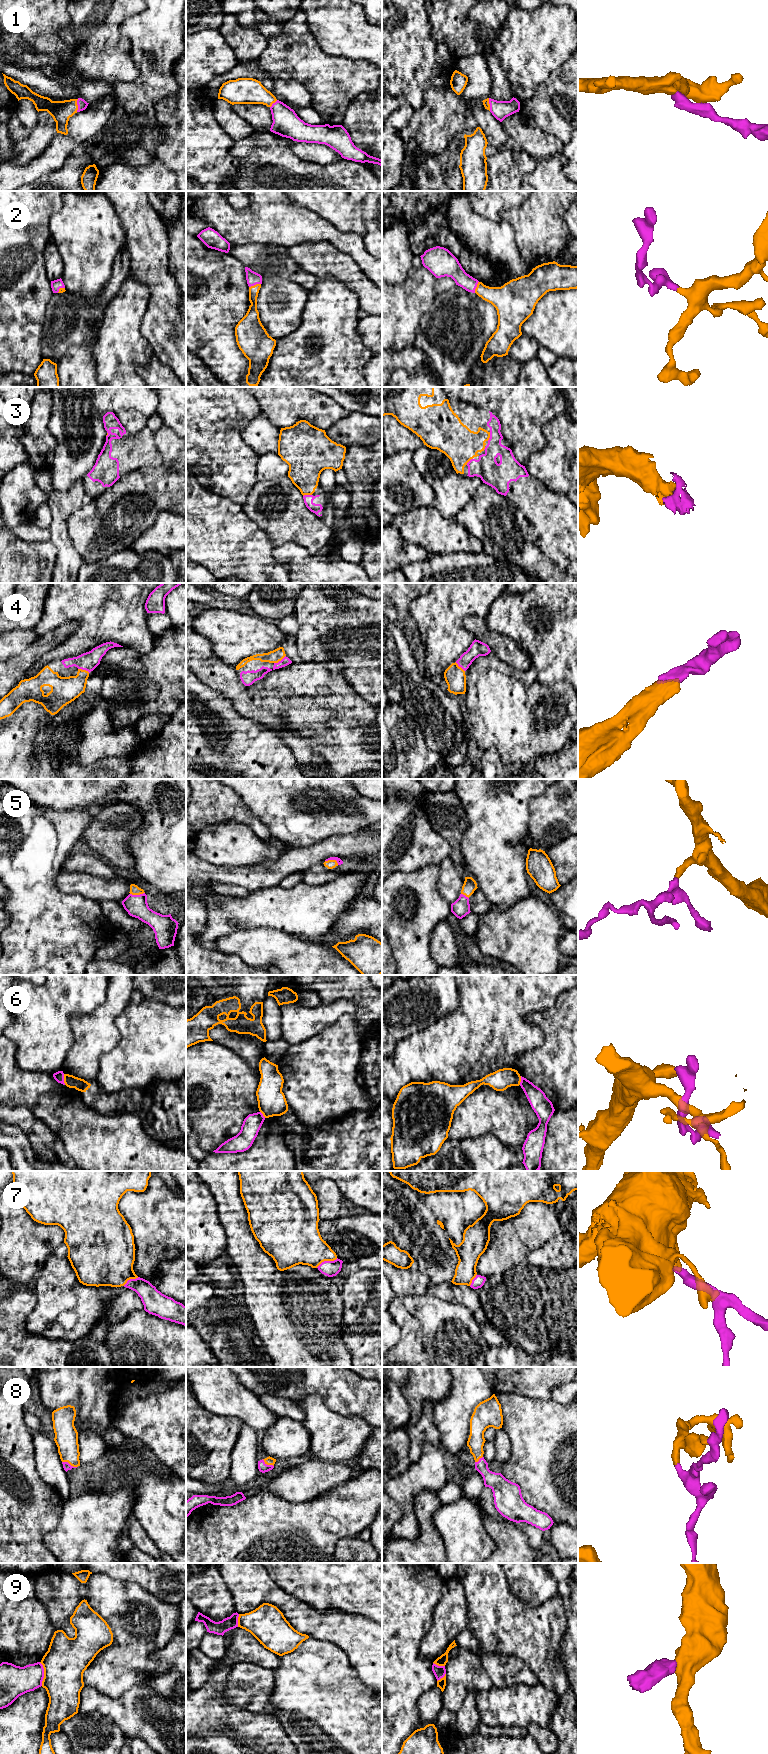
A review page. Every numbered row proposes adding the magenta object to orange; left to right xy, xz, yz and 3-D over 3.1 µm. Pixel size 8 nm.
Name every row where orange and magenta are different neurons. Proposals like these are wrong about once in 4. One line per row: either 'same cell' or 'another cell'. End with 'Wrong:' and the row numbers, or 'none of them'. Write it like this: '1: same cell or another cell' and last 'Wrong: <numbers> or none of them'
1: same cell
2: same cell
3: same cell
4: same cell
5: same cell
6: another cell
7: same cell
8: same cell
9: another cell
Wrong: 6, 9

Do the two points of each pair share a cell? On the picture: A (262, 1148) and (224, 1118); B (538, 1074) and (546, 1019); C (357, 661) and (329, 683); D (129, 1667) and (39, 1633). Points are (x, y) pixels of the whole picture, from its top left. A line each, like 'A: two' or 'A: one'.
A: two
B: one
C: two
D: two

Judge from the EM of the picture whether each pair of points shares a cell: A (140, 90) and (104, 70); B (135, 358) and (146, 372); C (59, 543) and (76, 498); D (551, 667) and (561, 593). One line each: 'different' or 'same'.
A: different
B: different
C: same
D: same

